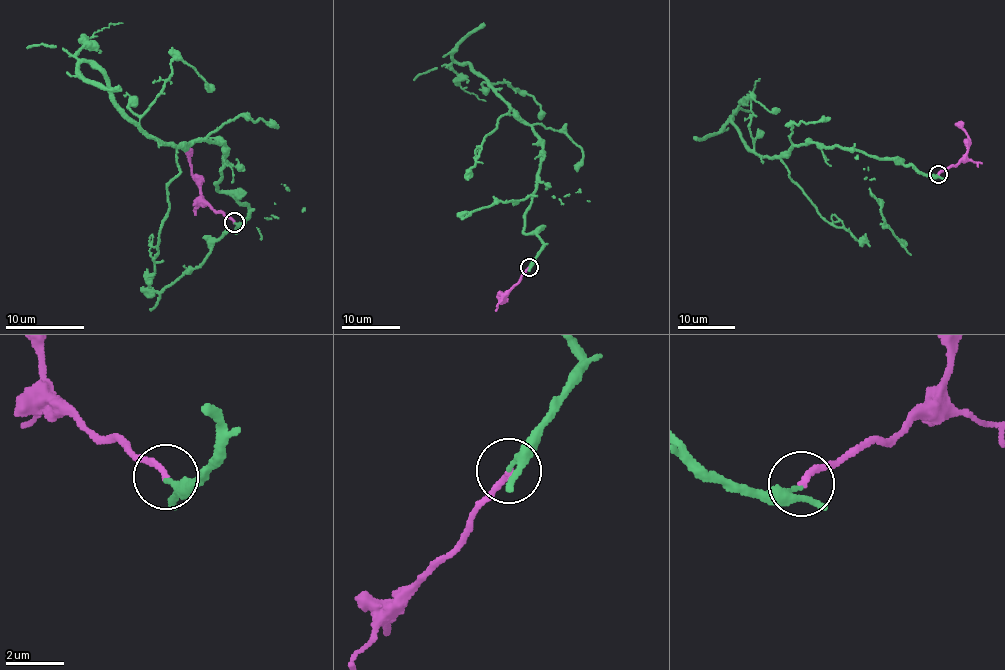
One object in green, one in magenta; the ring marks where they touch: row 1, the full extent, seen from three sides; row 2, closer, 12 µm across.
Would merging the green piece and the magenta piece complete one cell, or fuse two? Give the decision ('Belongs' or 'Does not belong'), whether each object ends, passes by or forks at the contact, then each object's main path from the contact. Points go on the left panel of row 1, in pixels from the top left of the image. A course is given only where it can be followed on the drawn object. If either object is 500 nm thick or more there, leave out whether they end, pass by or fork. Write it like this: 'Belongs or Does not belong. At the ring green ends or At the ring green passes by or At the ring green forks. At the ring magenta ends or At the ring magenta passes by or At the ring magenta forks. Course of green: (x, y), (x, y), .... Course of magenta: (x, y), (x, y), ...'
Belongs. At the ring green passes by. At the ring magenta ends. Course of green: (233, 223), (248, 215), (214, 184), (223, 145), (197, 139), (178, 150), (150, 276), (198, 266), (237, 233). Course of magenta: (233, 221), (215, 210), (201, 194), (201, 183), (193, 175), (190, 150), (186, 146)

